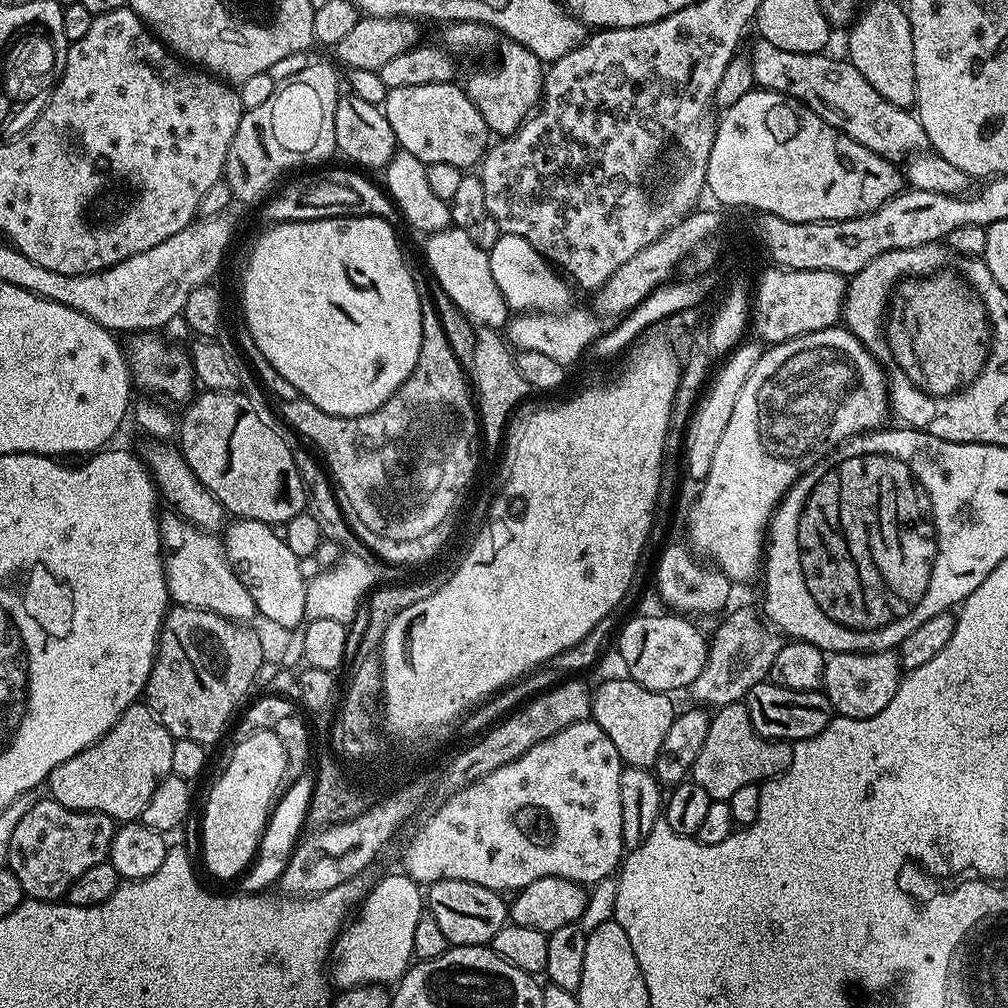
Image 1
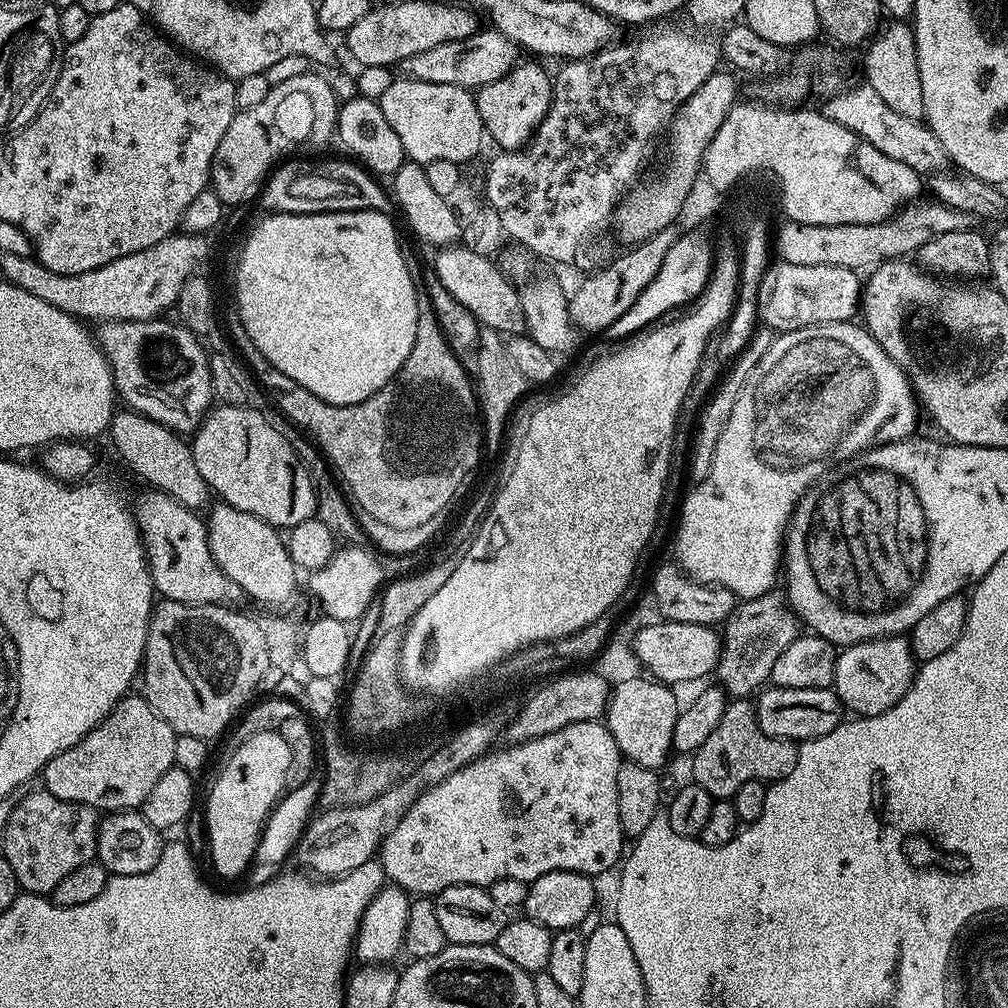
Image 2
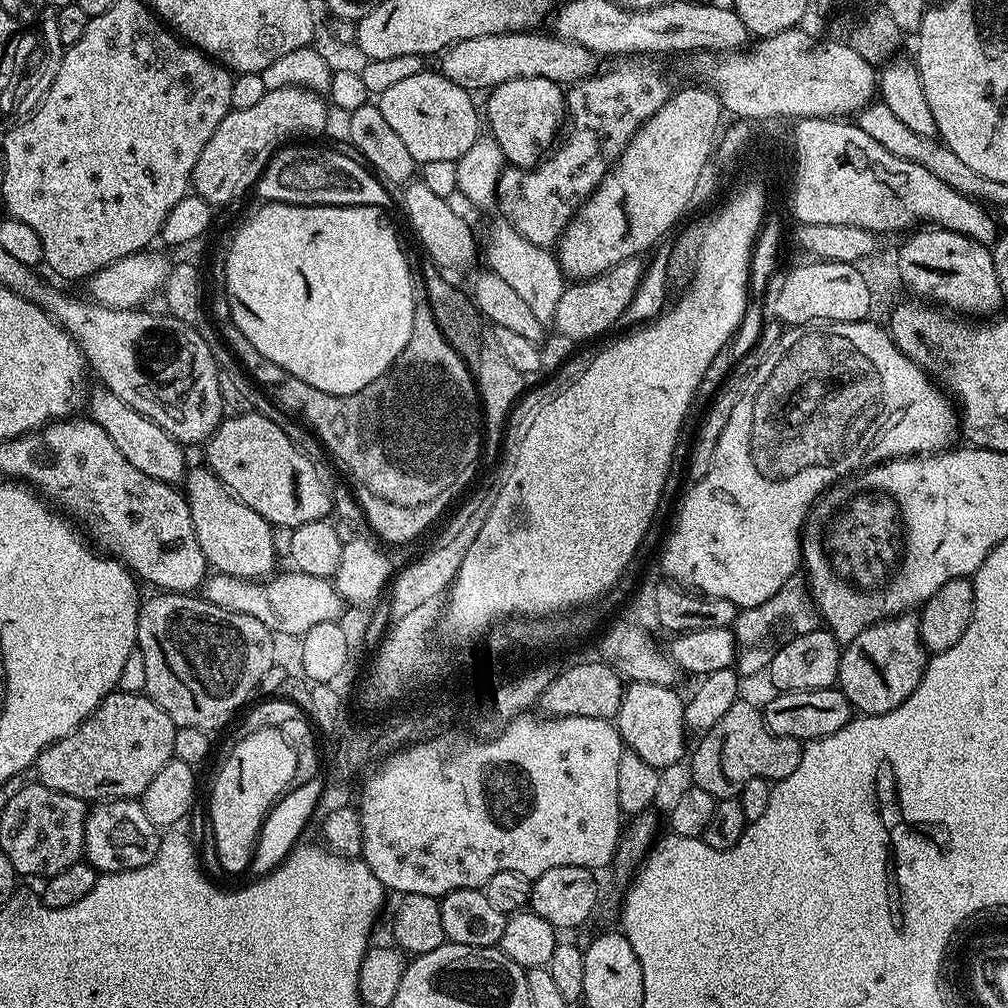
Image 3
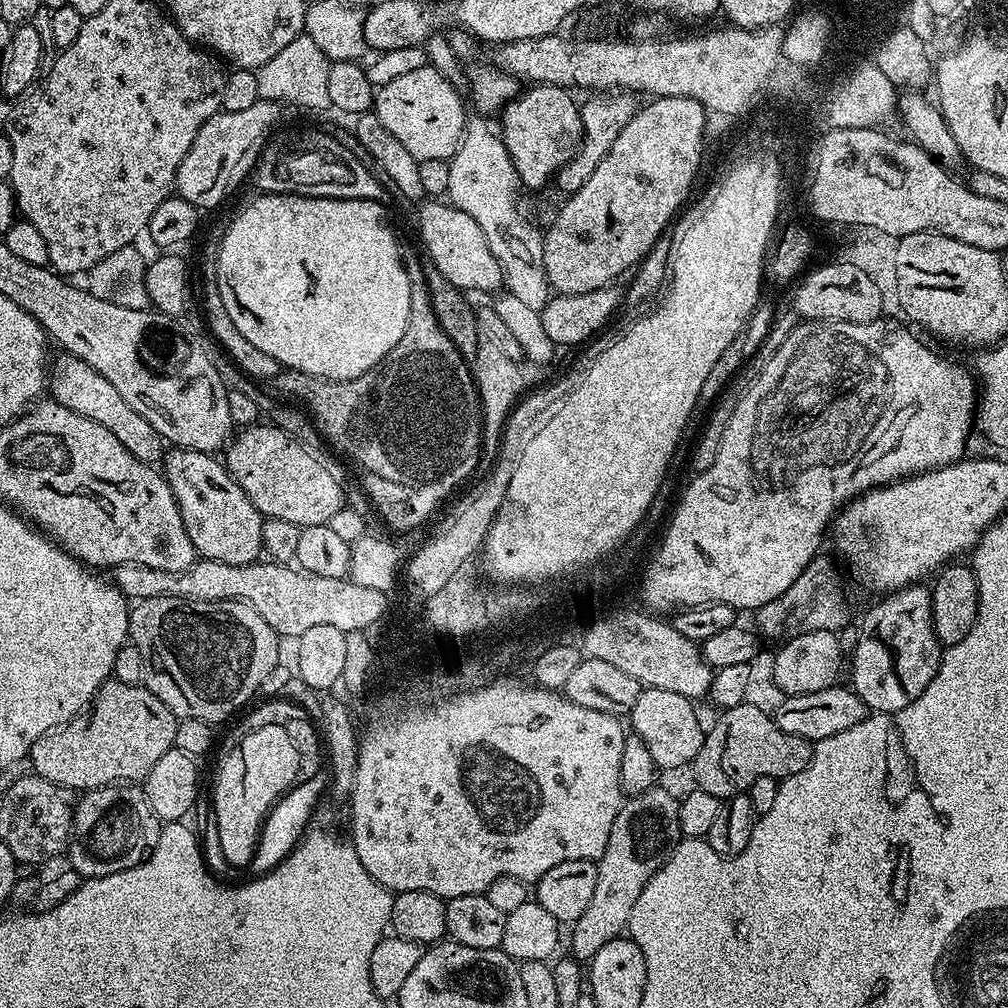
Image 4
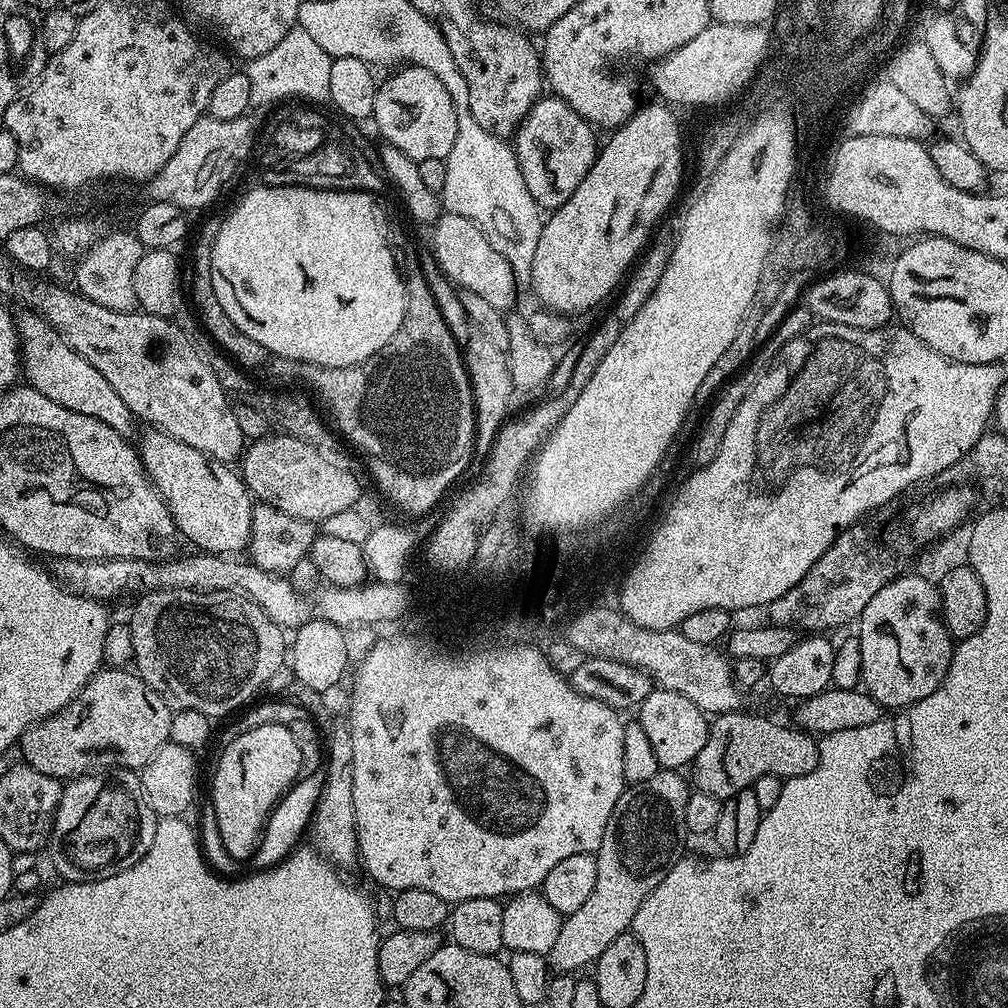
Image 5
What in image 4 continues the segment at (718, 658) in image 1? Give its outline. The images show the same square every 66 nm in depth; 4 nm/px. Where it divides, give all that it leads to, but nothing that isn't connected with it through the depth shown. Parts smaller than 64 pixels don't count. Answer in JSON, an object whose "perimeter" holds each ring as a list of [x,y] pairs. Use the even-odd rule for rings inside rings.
{"perimeter":[[[817,558],[804,567],[802,574],[798,574],[794,586],[790,586],[786,594],[774,598],[774,602],[766,602],[766,606],[755,609],[754,616],[757,624],[755,627],[765,641],[768,639],[783,642],[798,634],[810,634],[810,630],[839,633],[840,628],[848,624],[848,604],[836,585],[836,572],[832,569],[831,562]]]}

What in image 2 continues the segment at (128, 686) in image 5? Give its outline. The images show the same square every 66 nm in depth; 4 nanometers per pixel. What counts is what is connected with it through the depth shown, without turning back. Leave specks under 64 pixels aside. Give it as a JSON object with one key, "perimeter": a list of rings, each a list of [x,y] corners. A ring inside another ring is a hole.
{"perimeter":[[[129,694],[108,711],[108,717],[101,724],[94,726],[94,730],[90,730],[77,744],[70,746],[70,750],[62,750],[62,754],[50,758],[42,773],[43,791],[54,794],[54,798],[85,804],[104,814],[139,809],[146,802],[150,790],[154,790],[158,778],[162,778],[166,770],[174,767],[176,738],[175,730],[150,707],[143,695]]]}

